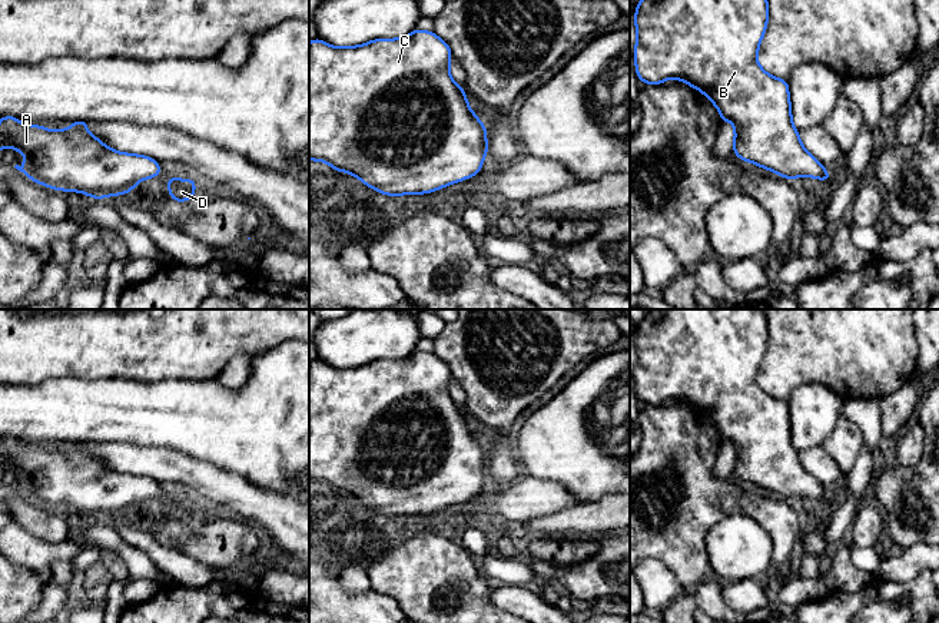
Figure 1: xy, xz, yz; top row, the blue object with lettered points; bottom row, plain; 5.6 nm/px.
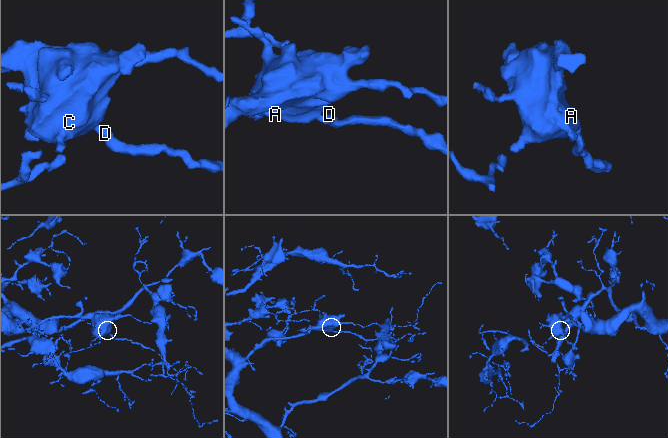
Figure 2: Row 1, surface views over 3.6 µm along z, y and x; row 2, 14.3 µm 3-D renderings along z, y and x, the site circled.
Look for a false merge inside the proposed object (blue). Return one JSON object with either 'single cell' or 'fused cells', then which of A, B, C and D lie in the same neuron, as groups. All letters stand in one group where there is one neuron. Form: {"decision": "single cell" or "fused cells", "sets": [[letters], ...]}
{"decision": "single cell", "sets": [["A", "B", "C", "D"]]}

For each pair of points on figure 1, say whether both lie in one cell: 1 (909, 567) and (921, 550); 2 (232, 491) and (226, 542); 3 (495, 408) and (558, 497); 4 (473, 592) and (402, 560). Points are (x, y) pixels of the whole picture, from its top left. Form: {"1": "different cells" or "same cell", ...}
{"1": "same cell", "2": "different cells", "3": "different cells", "4": "same cell"}

